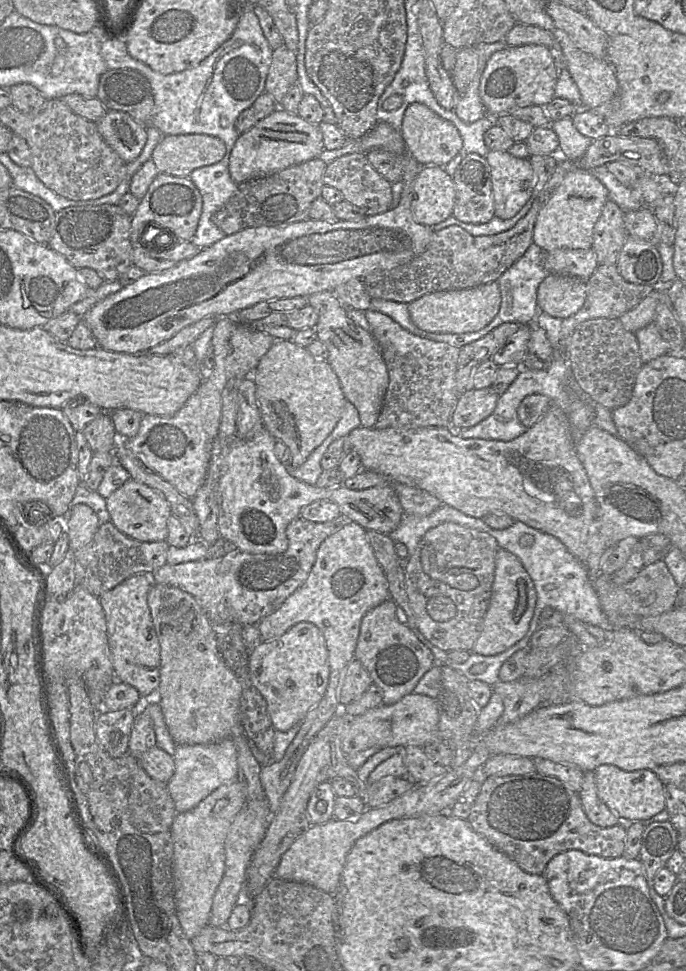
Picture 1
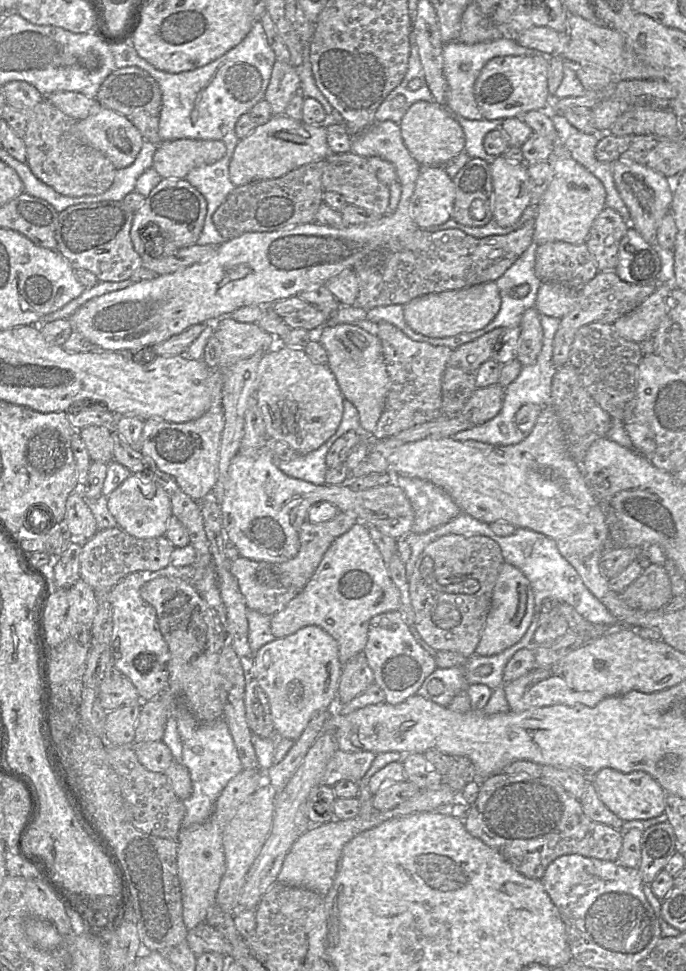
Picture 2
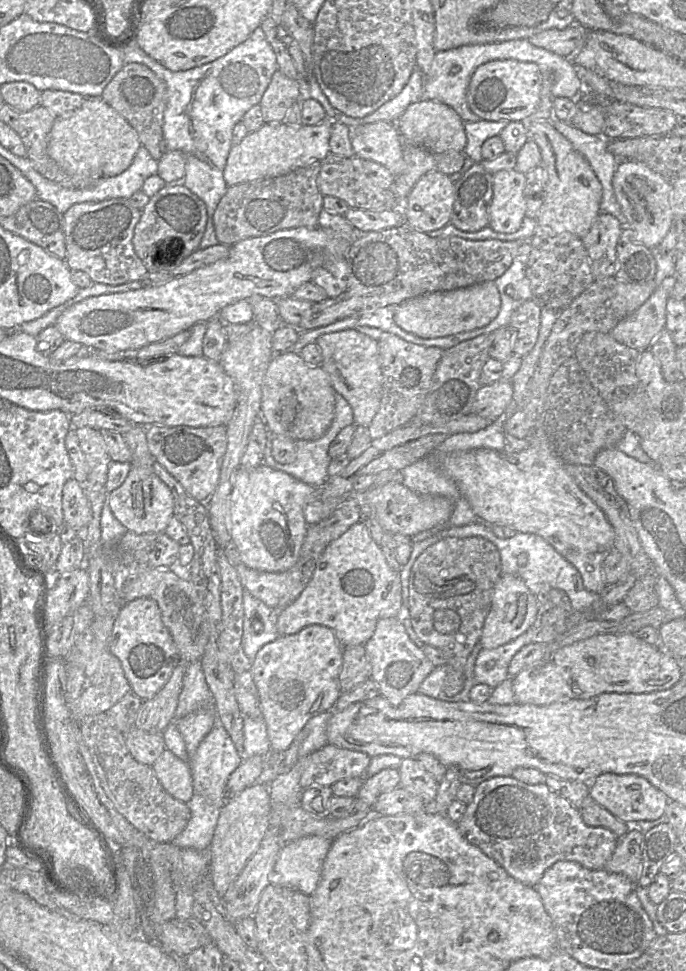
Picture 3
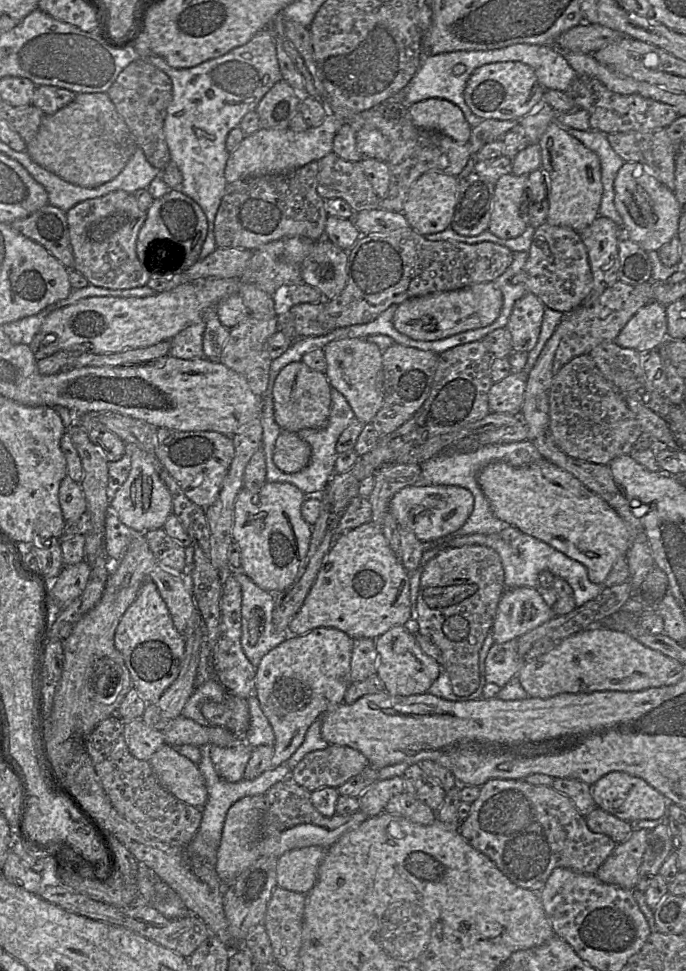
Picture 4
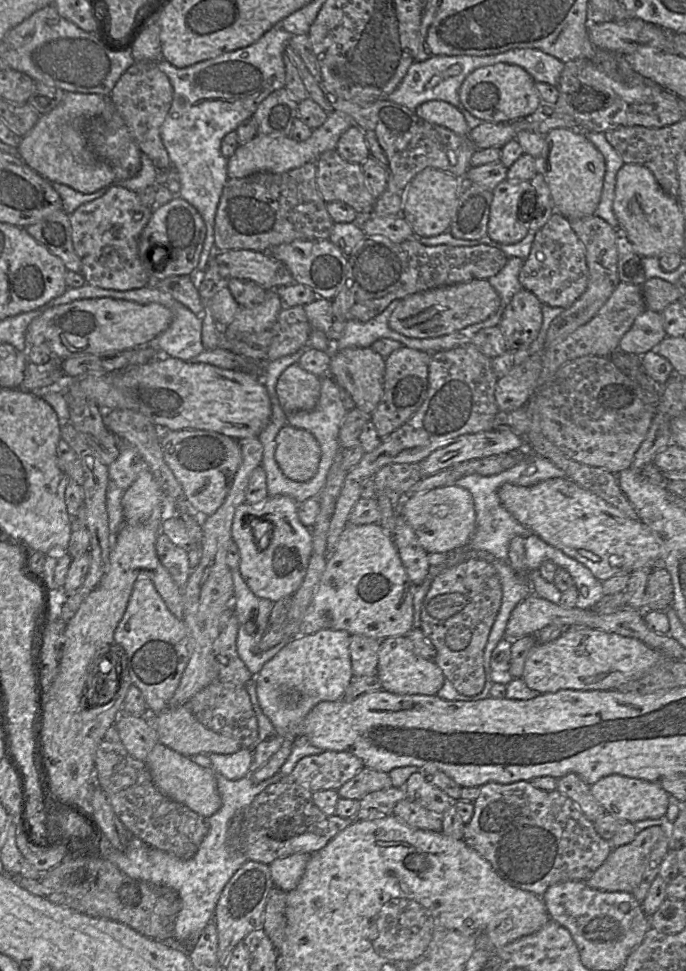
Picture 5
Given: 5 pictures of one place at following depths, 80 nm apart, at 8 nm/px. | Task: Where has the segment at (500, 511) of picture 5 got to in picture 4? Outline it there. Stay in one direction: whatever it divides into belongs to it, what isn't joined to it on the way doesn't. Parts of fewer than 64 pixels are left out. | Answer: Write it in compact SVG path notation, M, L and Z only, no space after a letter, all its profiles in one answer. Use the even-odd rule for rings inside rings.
M478 470L474 477L461 480L461 487L469 490L474 497L473 511L465 524L456 532L450 534L452 538L470 534L499 534L508 524L498 519L490 506L477 481Z

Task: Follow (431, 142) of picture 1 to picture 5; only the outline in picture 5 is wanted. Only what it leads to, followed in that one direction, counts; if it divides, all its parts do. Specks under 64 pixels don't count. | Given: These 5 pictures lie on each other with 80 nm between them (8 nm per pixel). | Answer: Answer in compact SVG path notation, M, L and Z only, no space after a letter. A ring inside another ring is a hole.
M446 101L424 102L416 108L415 113L427 122L444 126L461 135L469 135L471 131L460 110Z

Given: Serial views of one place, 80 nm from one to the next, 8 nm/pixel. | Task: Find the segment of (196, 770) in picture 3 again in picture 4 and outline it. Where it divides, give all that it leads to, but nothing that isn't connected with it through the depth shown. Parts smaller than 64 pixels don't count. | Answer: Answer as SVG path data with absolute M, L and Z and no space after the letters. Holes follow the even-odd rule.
M244 739L233 747L211 745L210 757L218 776L230 783L242 780L252 750Z

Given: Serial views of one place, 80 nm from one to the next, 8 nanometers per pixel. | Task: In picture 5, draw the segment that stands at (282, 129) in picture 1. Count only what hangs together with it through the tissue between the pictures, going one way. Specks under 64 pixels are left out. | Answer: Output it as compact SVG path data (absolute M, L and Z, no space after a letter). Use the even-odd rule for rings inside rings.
M333 111L326 121L312 131L305 141L296 141L289 137L257 134L249 142L238 146L234 154L228 158L228 178L243 178L257 172L284 173L301 167L307 162L316 162L319 156L328 150L335 150L340 136L353 125L350 116L343 112Z

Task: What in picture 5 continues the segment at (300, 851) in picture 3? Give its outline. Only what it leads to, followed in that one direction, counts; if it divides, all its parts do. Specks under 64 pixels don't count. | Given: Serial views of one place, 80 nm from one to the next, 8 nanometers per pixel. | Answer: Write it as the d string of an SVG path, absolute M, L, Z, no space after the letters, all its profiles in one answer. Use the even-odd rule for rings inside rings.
M296 853L274 860L270 864L274 886L286 893L294 890L305 872L311 855Z

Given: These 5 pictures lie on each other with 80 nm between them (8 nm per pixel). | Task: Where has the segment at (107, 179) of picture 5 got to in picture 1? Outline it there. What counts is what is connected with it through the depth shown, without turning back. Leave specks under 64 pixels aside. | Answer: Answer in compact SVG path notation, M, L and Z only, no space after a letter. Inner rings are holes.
M109 110L96 125L105 142L125 163L141 154L147 141L147 127L127 113Z

